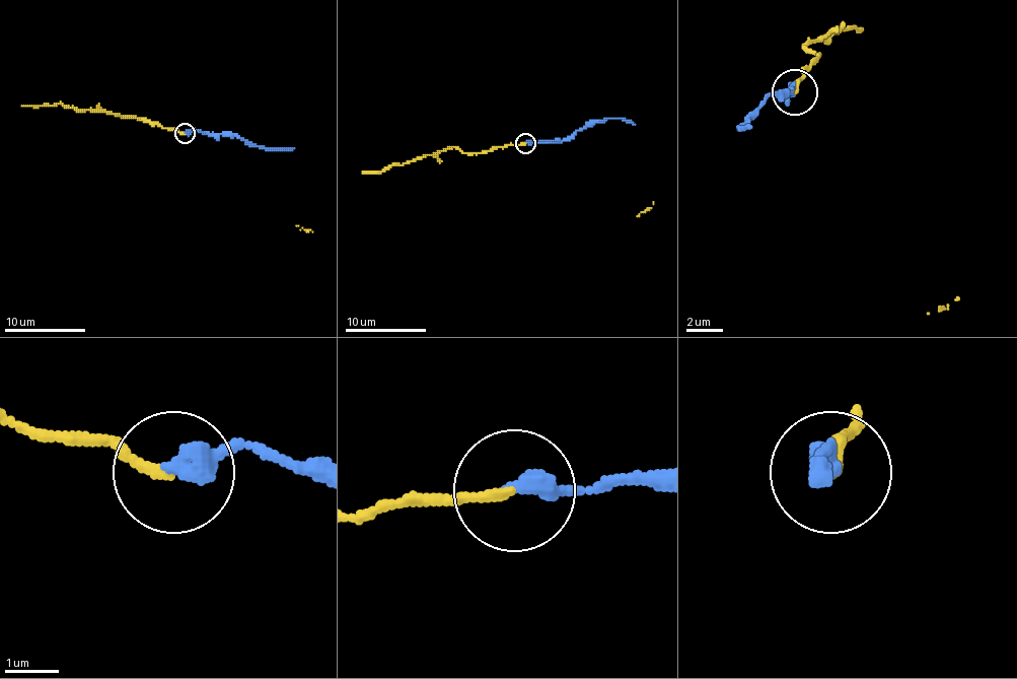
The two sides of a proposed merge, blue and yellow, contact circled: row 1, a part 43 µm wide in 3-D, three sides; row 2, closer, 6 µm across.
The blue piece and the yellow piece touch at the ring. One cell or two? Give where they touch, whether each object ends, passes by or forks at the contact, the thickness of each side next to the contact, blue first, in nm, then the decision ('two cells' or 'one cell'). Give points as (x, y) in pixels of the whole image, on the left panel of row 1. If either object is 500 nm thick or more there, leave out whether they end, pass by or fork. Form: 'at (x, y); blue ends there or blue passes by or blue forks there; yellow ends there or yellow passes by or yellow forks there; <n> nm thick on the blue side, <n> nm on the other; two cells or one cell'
at (185, 133); blue ends there; yellow ends there; 440 nm thick on the blue side, 170 nm on the other; one cell

